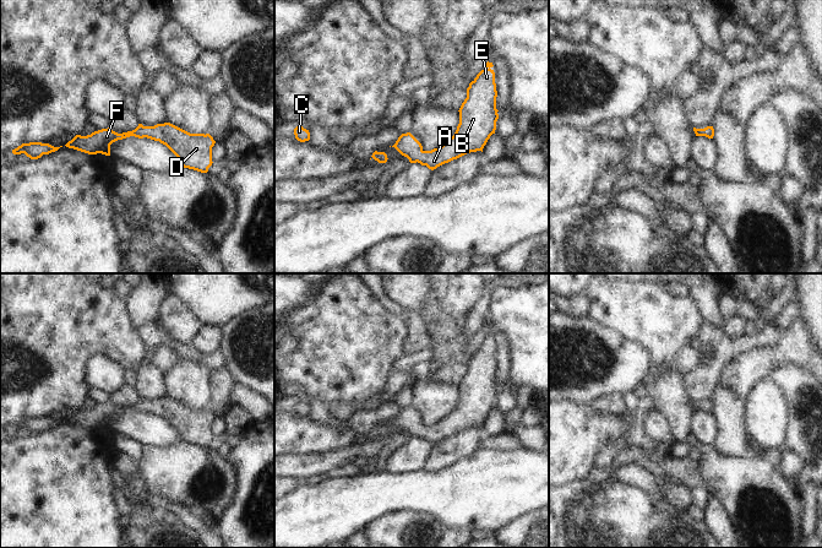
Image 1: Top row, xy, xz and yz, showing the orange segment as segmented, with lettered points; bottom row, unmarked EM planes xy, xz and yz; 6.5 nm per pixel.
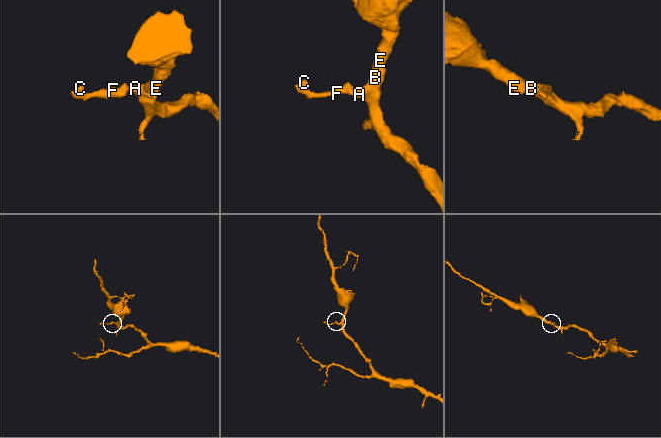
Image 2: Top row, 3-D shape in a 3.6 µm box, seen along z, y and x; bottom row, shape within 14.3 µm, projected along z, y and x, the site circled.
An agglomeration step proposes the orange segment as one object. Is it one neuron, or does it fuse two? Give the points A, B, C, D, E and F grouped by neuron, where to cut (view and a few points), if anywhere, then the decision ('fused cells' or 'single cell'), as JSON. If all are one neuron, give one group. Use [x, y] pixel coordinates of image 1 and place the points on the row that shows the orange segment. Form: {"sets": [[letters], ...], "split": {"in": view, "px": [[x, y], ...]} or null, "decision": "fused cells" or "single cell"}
{"sets": [["A", "B", "C", "D", "E", "F"]], "split": null, "decision": "single cell"}

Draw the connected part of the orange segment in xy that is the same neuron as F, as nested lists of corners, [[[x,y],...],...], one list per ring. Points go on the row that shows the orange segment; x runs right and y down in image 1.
[[[170,123],[154,126],[138,126],[118,134],[111,129],[102,129],[87,136],[76,135],[65,146],[88,154],[110,156],[110,145],[130,136],[151,139],[165,145],[180,161],[181,167],[207,173],[212,166],[212,147],[216,141],[209,134],[190,134]]]

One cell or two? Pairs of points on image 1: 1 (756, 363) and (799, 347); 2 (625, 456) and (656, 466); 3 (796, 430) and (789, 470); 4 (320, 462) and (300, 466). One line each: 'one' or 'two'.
1: one
2: one
3: two
4: one

